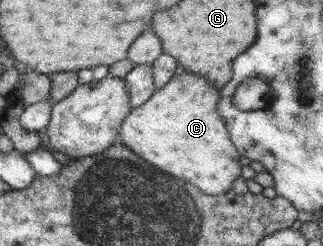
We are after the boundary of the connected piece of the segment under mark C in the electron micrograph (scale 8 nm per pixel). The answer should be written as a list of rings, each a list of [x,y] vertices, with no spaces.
[[[184,71],[182,75],[172,77],[172,79],[170,79],[170,81],[168,81],[168,83],[166,83],[166,85],[164,85],[161,89],[155,90],[154,94],[145,103],[142,103],[140,107],[136,107],[134,110],[131,109],[119,125],[119,136],[117,138],[117,142],[124,145],[129,151],[132,151],[134,155],[142,157],[146,163],[150,163],[150,165],[154,165],[154,167],[158,167],[158,169],[162,169],[162,171],[166,171],[166,173],[170,173],[170,175],[178,177],[178,179],[184,179],[184,181],[188,182],[190,185],[194,185],[194,187],[197,187],[206,195],[222,194],[223,192],[231,189],[232,181],[234,181],[234,179],[238,179],[238,177],[240,177],[241,166],[238,162],[240,155],[235,151],[235,148],[229,141],[228,130],[226,130],[223,120],[217,113],[218,99],[218,89],[210,86],[201,76],[193,75],[192,73]]]

